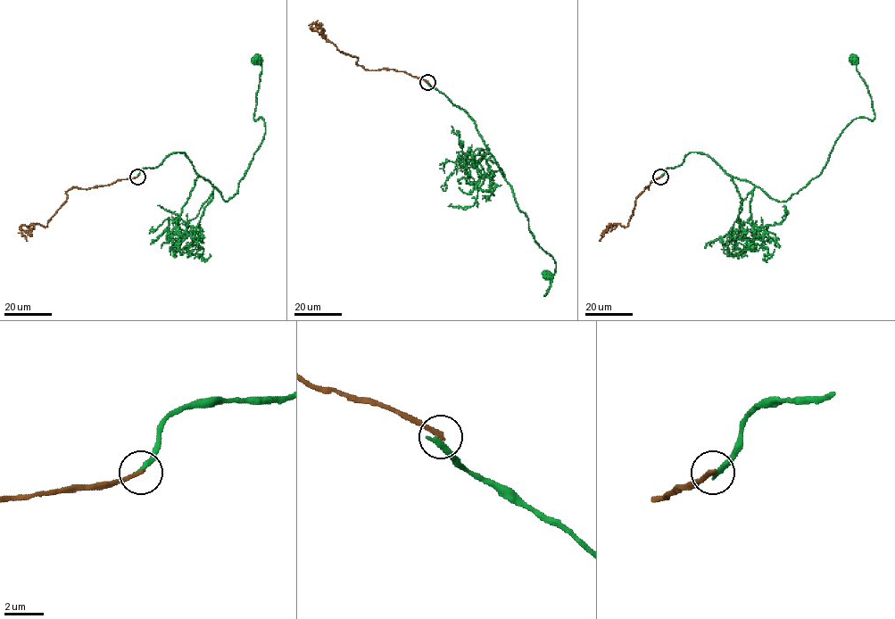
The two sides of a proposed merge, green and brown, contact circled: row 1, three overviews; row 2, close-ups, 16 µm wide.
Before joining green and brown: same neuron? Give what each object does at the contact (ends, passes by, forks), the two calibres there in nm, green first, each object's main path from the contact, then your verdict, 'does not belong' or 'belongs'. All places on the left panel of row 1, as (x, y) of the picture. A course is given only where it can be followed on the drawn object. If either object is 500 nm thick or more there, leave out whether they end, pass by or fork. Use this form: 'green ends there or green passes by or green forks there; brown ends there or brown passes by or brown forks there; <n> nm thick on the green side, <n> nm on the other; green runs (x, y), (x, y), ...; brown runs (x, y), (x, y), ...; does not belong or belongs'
green ends there; brown ends there; 280 nm thick on the green side, 240 nm on the other; green runs (137, 177), (182, 152), (225, 202), (237, 193), (265, 131), (263, 119), (253, 118), (258, 58); brown runs (137, 177), (69, 189), (45, 226), (20, 227), (29, 232), (31, 223); does not belong

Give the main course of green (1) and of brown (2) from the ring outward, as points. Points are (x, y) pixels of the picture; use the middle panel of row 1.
1: (427, 82), (474, 122), (535, 242), (553, 259), (555, 272), (544, 296), (551, 278), (548, 276)
2: (427, 82), (393, 69), (365, 69), (356, 62), (356, 57), (345, 54), (310, 29), (321, 28), (321, 32)

